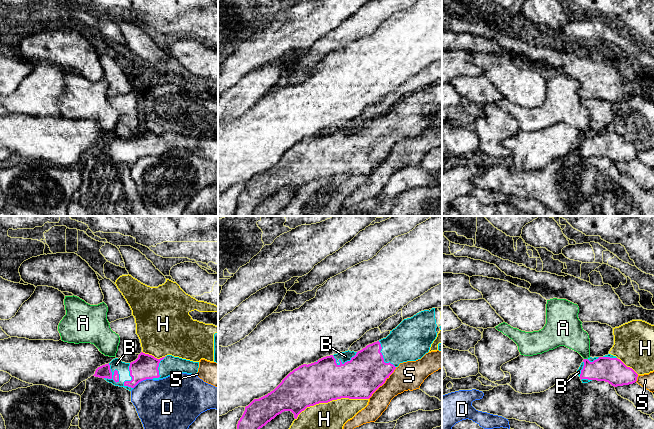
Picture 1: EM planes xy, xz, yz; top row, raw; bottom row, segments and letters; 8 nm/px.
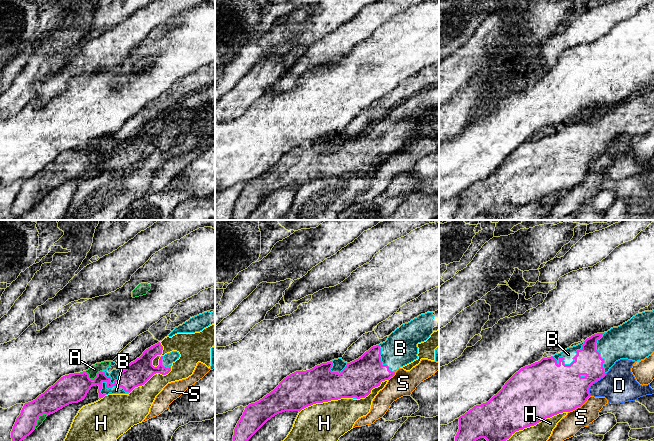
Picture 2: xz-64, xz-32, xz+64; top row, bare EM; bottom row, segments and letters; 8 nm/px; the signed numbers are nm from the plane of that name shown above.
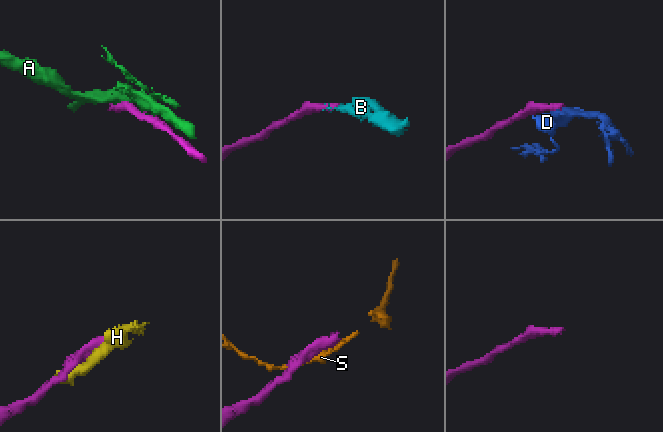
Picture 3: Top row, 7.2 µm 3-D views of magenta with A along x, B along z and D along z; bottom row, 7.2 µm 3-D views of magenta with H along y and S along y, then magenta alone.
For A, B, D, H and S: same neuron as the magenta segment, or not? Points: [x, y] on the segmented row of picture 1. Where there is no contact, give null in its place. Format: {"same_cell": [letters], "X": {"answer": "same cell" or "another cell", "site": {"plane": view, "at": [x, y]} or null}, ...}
{"same_cell": ["B"], "A": {"answer": "another cell", "site": {"plane": "yz", "at": [586, 359]}}, "B": {"answer": "same cell", "site": {"plane": "xz", "at": [344, 363]}}, "D": {"answer": "another cell", "site": {"plane": "xy", "at": [142, 380]}}, "H": {"answer": "another cell", "site": {"plane": "xz", "at": [331, 400]}}, "S": {"answer": "another cell", "site": {"plane": "xz", "at": [383, 383]}}}

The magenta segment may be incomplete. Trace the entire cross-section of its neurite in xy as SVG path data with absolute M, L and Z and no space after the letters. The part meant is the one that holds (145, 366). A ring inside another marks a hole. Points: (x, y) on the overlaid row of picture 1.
M141 352L138 358L125 363L115 358L110 363L98 367L93 376L103 378L115 386L131 391L139 382L146 379L159 380L173 373L196 375L199 362L167 355L160 359Z

